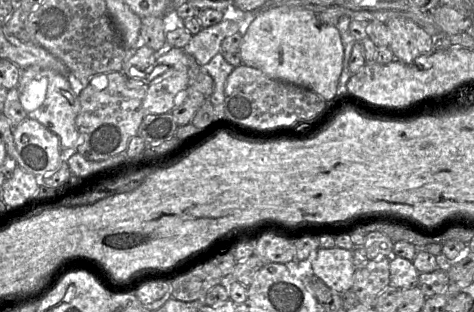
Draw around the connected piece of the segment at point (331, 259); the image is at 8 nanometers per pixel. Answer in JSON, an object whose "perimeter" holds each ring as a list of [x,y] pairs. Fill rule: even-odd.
{"perimeter":[[[319,247],[312,258],[292,260],[286,267],[299,279],[306,279],[309,275],[316,276],[339,294],[351,289],[355,273],[353,251],[338,247]]]}

